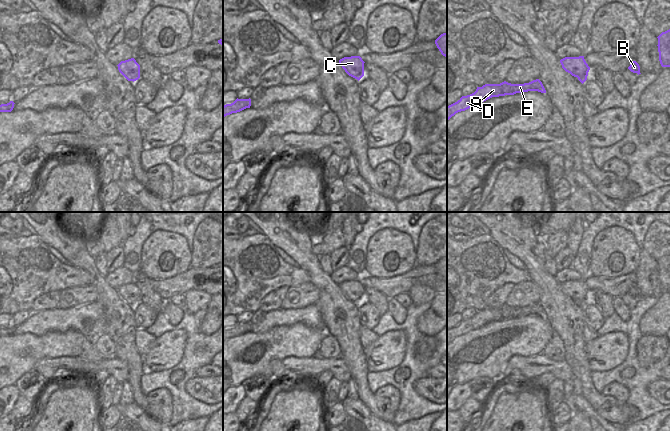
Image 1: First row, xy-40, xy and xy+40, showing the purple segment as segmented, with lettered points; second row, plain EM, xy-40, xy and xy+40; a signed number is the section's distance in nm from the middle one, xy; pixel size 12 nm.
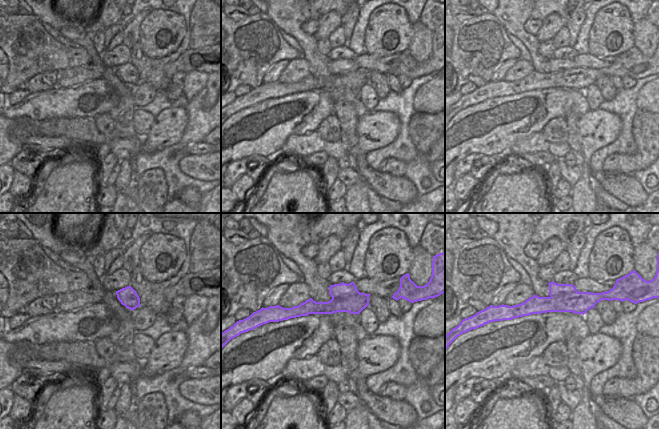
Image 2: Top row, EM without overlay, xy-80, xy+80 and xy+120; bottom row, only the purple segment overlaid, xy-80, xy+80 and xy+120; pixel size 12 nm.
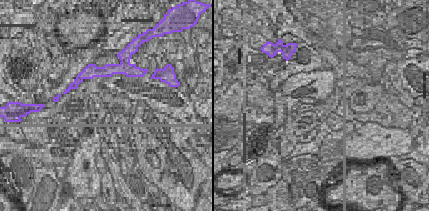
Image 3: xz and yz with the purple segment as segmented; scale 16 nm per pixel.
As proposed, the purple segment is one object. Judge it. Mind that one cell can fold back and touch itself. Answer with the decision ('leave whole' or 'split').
split

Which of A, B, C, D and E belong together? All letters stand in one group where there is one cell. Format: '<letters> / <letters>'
A B D E / C

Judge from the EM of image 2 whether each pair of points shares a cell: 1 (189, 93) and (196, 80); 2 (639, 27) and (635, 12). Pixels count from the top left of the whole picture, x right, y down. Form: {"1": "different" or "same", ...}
{"1": "same", "2": "different"}

